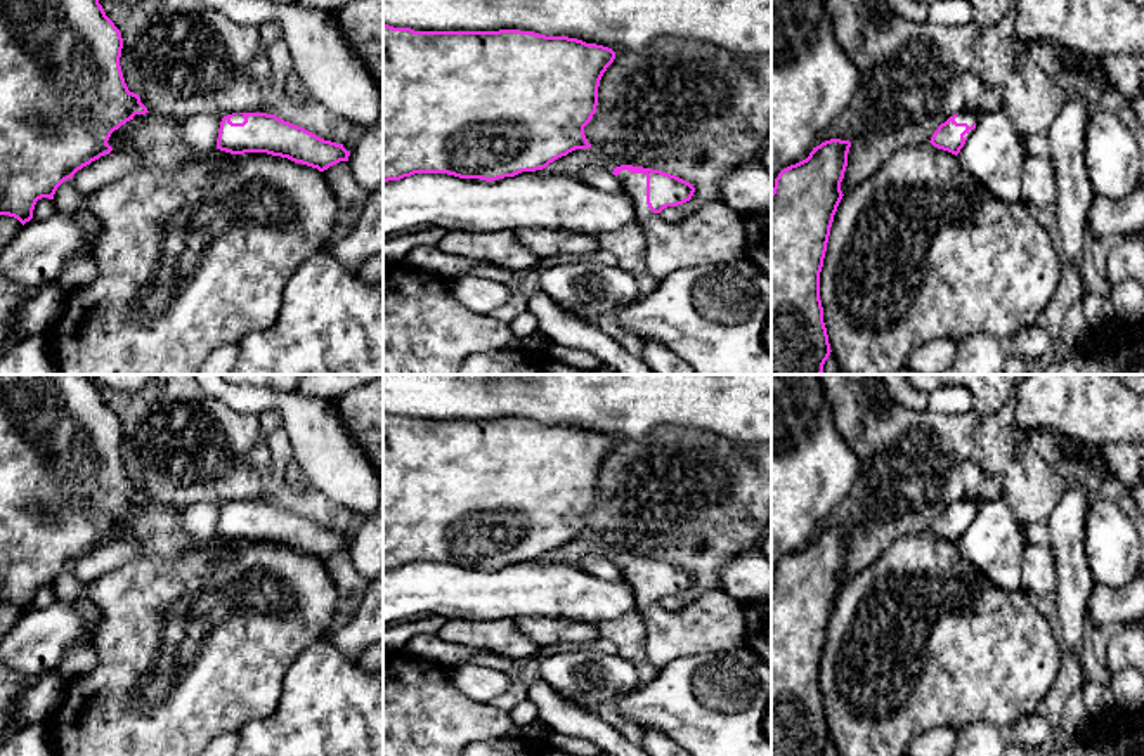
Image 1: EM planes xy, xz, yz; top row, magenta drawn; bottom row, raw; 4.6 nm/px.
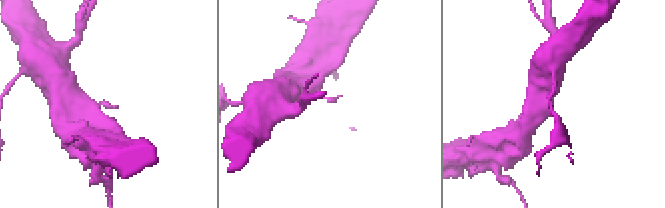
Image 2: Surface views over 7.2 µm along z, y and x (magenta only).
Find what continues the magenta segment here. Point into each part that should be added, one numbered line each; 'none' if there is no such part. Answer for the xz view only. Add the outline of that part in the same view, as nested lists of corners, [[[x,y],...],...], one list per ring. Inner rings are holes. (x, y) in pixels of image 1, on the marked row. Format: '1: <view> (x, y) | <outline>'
1: xz (716, 234) | [[[622,170],[617,177],[636,205],[636,222],[647,239],[647,270],[657,283],[681,269],[745,257],[744,215],[723,201],[709,201],[695,217],[669,224],[647,205],[645,173]]]

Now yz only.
1: yz (962, 117) | [[[960,111],[955,118],[957,123],[967,123],[969,127],[972,127],[979,116],[981,116],[983,111],[979,113],[965,113],[965,111]]]

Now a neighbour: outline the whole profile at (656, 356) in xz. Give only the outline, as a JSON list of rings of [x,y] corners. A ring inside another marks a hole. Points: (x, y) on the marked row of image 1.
[[[653,340],[643,342],[641,359],[655,375],[697,375],[674,352]]]

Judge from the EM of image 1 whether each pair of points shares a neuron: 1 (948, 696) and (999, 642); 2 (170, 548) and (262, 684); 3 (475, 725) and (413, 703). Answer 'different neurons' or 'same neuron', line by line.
1: same neuron
2: different neurons
3: same neuron

